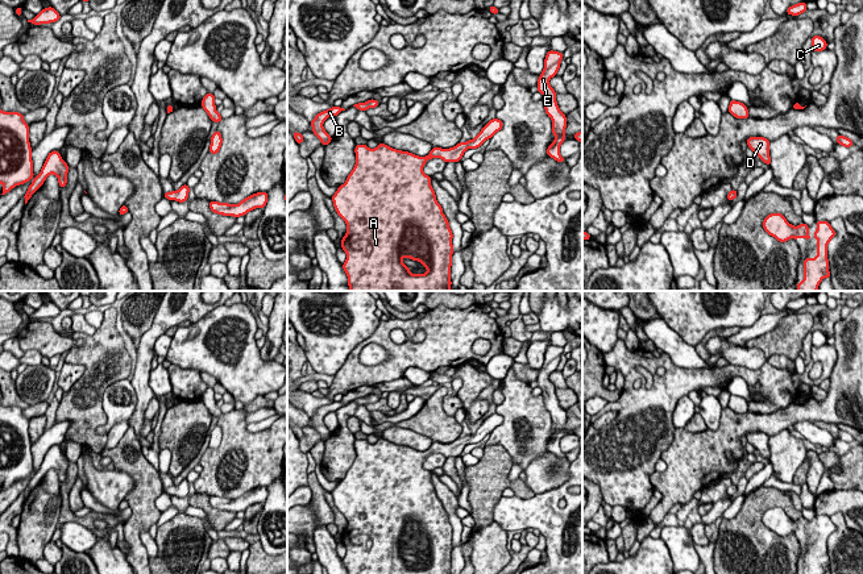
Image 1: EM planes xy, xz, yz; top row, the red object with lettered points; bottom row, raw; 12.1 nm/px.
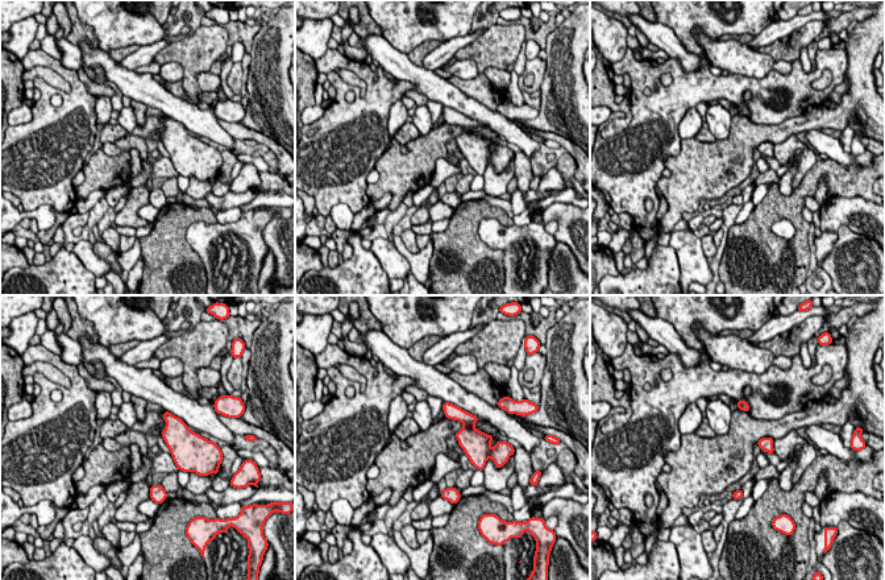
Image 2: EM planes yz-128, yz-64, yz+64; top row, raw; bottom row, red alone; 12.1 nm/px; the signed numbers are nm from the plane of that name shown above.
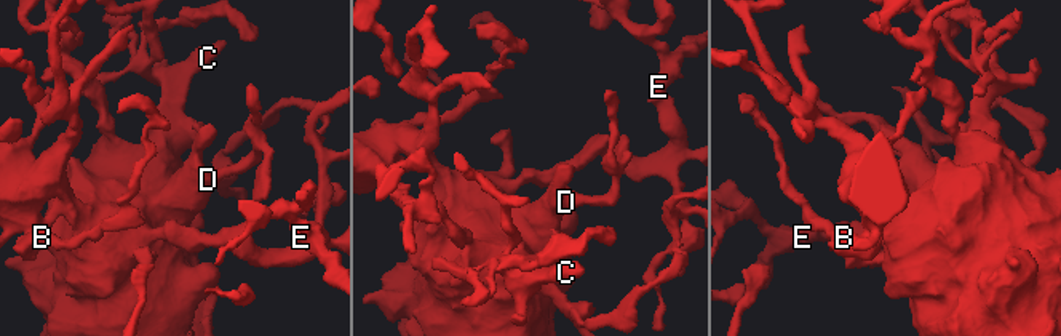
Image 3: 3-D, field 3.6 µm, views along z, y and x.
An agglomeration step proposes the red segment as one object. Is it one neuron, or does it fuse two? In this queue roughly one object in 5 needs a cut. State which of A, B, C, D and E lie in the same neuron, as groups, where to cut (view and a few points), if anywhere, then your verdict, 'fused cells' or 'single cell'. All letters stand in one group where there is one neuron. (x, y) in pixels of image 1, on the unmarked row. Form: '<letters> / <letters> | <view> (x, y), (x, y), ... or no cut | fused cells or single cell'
A B C D E | no cut | single cell

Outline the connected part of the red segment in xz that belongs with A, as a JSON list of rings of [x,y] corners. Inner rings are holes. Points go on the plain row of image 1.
[[[493,413],[481,424],[481,427],[473,434],[469,434],[469,436],[462,437],[462,438],[459,437],[456,441],[449,442],[449,444],[432,442],[430,449],[426,452],[419,452],[419,450],[415,450],[415,449],[408,448],[408,446],[397,445],[397,444],[393,444],[382,437],[378,438],[378,441],[374,444],[369,444],[368,440],[356,440],[354,448],[356,448],[357,457],[356,457],[353,465],[350,466],[350,469],[348,470],[345,478],[341,479],[337,483],[337,486],[335,487],[335,490],[331,492],[333,496],[335,506],[347,519],[347,528],[341,533],[341,544],[347,549],[347,554],[343,558],[343,563],[344,563],[348,574],[451,574],[451,561],[452,561],[452,549],[453,549],[453,540],[452,540],[453,529],[452,529],[452,525],[449,523],[448,513],[443,508],[443,503],[436,495],[435,486],[431,481],[431,471],[426,470],[423,467],[423,462],[424,462],[426,457],[428,454],[432,454],[432,453],[440,453],[447,458],[448,457],[460,457],[464,448],[468,444],[480,442],[486,434],[490,434],[497,427],[499,427],[502,424],[502,421],[503,421],[503,417],[501,415]],[[403,553],[410,553],[412,556],[420,557],[427,563],[427,567],[426,569],[418,569],[418,567],[411,569],[410,567],[411,563],[408,563],[402,557]]]

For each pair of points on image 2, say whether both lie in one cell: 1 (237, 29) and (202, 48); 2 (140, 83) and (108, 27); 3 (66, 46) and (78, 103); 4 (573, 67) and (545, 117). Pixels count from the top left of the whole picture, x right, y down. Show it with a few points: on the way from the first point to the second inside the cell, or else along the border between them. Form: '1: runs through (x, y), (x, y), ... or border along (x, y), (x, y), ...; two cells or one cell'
1: border along (223, 25), (227, 30), (227, 50), (214, 62); two cells
2: border along (100, 48), (106, 52); two cells
3: border along (58, 61), (77, 73); two cells
4: runs through (564, 79), (564, 94), (555, 106); one cell

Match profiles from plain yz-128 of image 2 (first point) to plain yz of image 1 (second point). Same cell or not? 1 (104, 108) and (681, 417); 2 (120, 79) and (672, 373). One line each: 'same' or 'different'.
1: same
2: different

